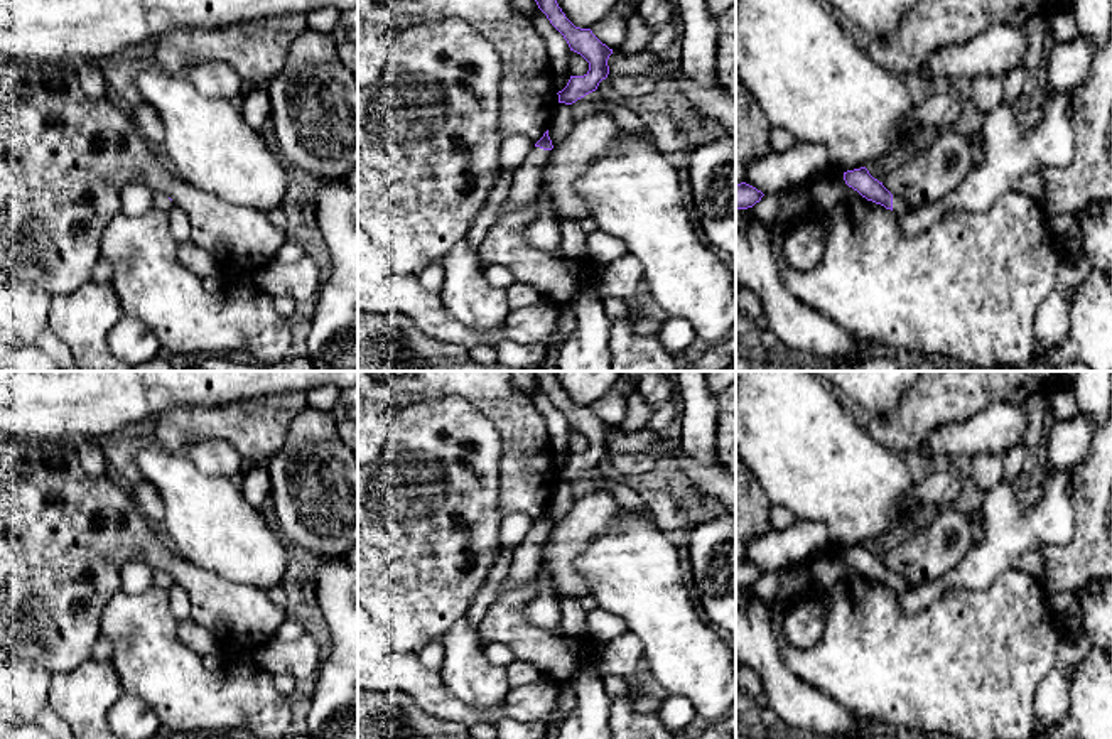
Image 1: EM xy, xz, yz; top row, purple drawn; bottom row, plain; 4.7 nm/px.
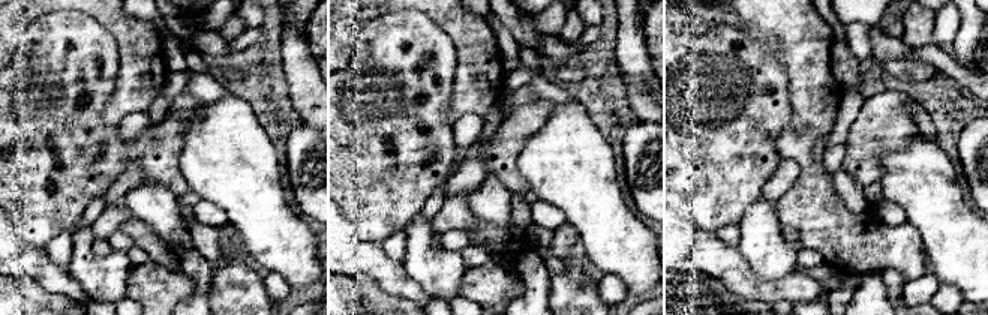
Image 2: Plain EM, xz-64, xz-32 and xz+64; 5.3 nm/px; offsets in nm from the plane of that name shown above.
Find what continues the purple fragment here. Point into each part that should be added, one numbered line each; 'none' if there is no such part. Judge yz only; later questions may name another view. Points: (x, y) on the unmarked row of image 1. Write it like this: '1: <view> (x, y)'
1: yz (900, 584)

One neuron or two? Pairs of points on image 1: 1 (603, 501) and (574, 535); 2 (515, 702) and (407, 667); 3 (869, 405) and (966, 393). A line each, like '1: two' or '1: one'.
1: one
2: one
3: two

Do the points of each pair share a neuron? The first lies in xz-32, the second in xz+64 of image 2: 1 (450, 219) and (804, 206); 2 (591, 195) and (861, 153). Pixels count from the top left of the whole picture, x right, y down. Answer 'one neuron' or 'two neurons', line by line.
1: one neuron
2: two neurons

